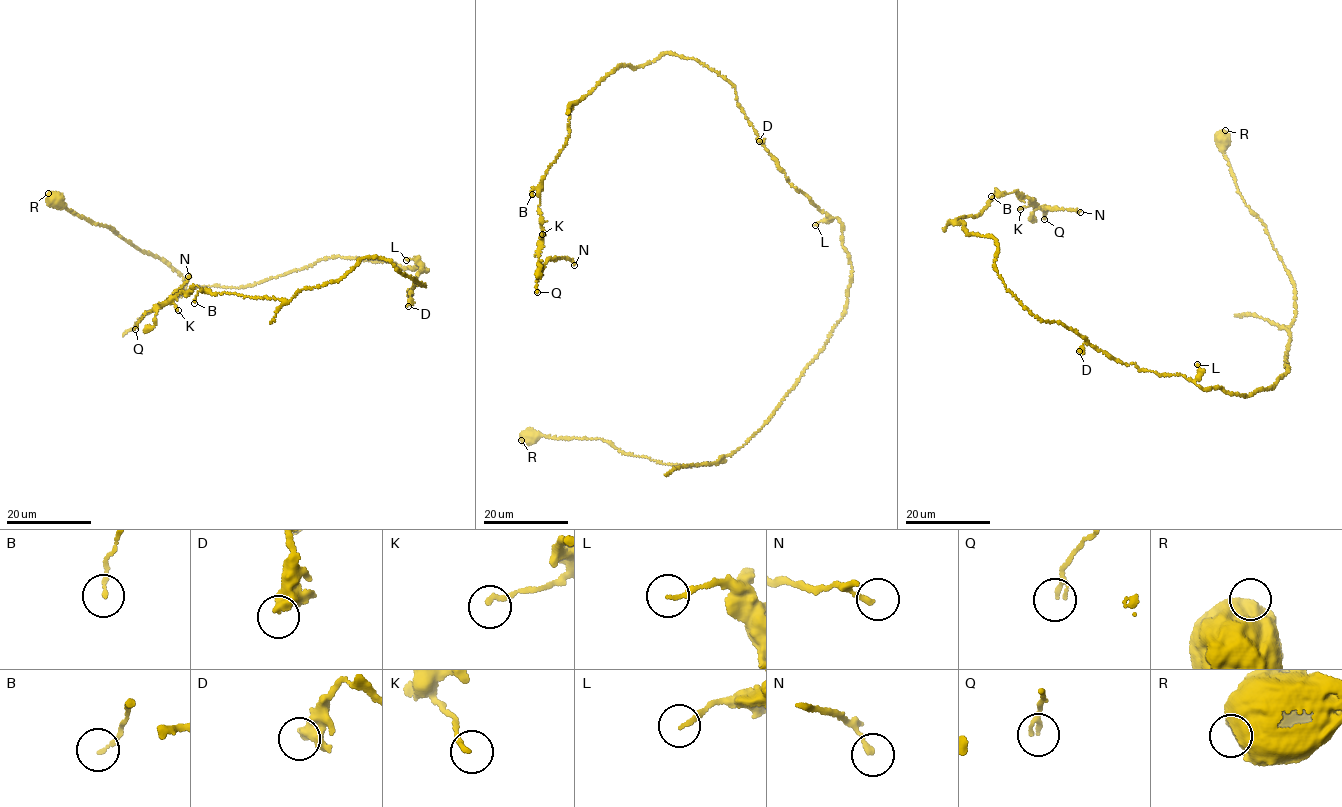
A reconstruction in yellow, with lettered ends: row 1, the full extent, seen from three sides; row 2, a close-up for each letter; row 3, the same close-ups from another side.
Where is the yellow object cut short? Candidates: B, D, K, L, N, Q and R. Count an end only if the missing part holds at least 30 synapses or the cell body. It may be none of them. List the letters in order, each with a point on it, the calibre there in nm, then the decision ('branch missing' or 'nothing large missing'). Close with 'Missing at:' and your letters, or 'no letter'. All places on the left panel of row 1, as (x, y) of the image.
B: place (194, 303); calibre 120 nm; nothing large missing
D: place (408, 306); calibre 500 nm; nothing large missing
K: place (178, 310); calibre 150 nm; nothing large missing
L: place (406, 260); calibre 160 nm; nothing large missing
N: place (188, 276); calibre 180 nm; nothing large missing
Q: place (135, 329); calibre 100 nm; nothing large missing
R: place (48, 193); calibre 950 nm; nothing large missing
Missing at: no letter

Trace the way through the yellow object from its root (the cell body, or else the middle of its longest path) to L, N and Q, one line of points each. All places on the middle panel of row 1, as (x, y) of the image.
L: (808, 198), (829, 218), (815, 225)
N: (808, 198), (736, 88), (668, 52), (618, 66), (570, 111), (538, 194), (539, 265), (574, 265)
Q: (808, 198), (714, 70), (668, 52), (618, 66), (573, 106), (542, 180), (537, 292)

